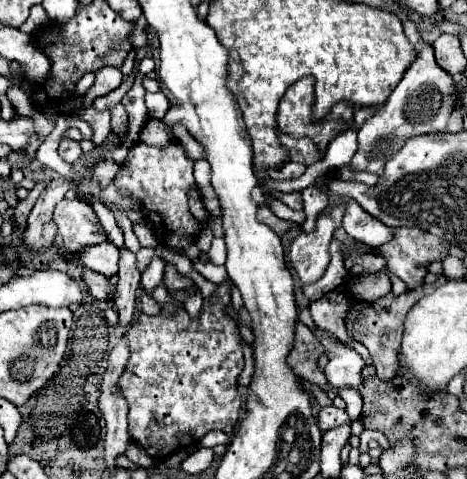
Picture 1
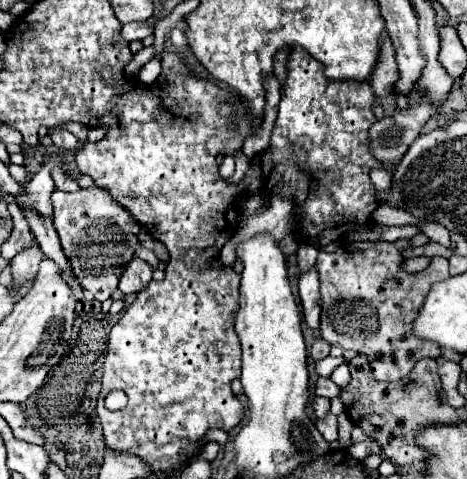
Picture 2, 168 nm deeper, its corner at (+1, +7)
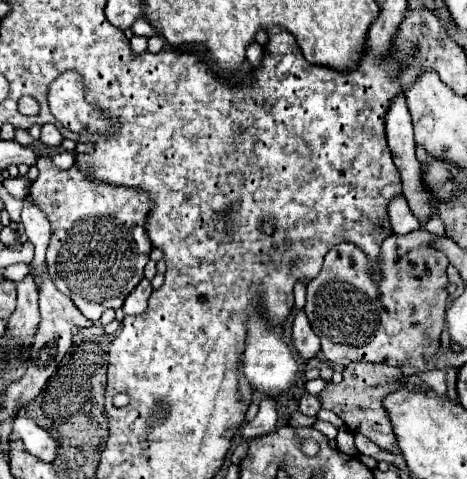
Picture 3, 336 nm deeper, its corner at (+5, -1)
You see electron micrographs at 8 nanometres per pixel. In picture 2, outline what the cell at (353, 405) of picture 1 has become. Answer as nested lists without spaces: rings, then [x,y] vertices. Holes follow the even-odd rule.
[[[342,364],[342,366],[338,366],[334,372],[332,372],[332,376],[330,376],[340,388],[348,388],[348,380],[350,380],[350,372],[348,372],[348,366],[346,364]]]

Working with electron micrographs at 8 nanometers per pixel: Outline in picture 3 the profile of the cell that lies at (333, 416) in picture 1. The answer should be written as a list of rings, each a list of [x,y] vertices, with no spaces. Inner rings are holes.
[[[346,428],[338,430],[338,438],[336,440],[338,440],[338,450],[340,452],[350,454],[350,456],[356,456],[358,454],[358,448],[354,444],[354,434],[350,430],[346,430]]]

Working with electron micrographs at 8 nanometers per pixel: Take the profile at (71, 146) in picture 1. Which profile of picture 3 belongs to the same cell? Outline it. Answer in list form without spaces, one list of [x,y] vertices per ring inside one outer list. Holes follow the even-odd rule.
[[[44,124],[42,126],[42,134],[40,134],[40,142],[44,142],[46,146],[60,146],[62,134],[56,130],[56,126]]]

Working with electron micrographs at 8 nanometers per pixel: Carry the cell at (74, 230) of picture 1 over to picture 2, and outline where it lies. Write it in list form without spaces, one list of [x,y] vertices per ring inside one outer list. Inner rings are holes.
[[[80,188],[74,194],[54,190],[54,224],[60,236],[62,248],[76,272],[76,280],[82,288],[90,290],[96,300],[104,302],[110,298],[110,292],[116,290],[122,266],[134,256],[134,246],[138,244],[138,224],[130,214],[116,204],[116,200],[102,188]]]

